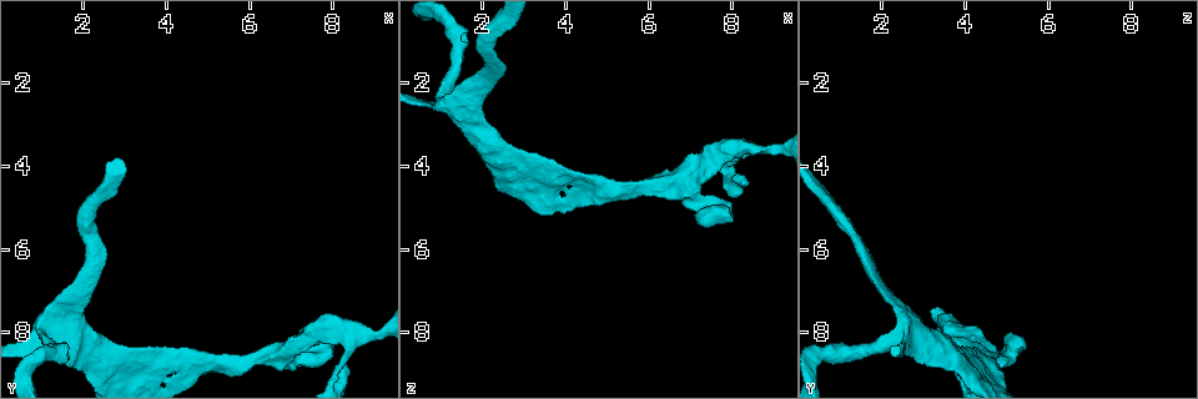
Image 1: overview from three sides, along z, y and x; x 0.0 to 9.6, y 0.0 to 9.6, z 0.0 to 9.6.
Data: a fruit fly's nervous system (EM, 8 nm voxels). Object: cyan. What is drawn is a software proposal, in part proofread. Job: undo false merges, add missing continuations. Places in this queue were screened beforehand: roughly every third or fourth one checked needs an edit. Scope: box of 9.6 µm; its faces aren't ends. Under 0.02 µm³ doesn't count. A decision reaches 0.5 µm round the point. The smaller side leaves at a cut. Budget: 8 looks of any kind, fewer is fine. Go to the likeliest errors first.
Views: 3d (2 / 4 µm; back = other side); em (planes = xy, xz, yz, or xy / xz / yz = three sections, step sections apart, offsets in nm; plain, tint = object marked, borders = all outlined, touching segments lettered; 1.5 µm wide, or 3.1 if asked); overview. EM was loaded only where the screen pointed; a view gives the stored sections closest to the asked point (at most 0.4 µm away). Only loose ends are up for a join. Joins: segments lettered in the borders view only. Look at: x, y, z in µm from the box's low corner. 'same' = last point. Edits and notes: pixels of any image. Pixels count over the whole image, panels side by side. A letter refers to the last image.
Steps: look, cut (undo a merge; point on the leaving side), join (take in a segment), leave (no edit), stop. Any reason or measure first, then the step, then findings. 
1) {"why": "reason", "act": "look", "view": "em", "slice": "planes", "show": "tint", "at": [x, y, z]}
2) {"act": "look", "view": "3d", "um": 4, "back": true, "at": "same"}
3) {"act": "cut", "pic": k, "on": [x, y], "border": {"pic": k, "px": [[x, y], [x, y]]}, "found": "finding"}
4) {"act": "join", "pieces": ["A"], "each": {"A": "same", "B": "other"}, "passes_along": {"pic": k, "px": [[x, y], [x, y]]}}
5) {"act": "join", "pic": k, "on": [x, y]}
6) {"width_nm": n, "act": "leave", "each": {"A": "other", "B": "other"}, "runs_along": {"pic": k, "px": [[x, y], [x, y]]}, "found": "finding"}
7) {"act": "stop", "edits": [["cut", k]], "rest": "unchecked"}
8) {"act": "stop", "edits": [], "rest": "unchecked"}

{"act": "look", "view": "em", "slice": "planes", "show": "borders", "at": [8.30, 8.70, 4.35]}

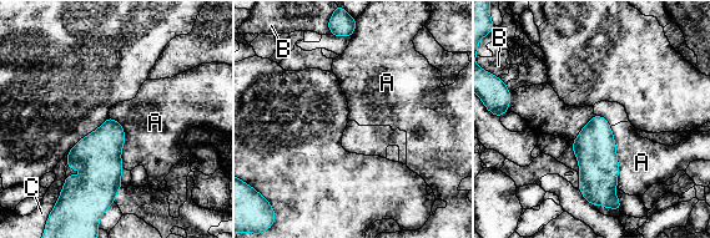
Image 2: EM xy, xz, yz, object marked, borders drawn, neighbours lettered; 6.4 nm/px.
{"act": "leave", "each": {"A": "other", "B": "other", "C": "other"}, "border": {"pic": 2, "px": [[610, 127], [618, 165], [618, 185]]}, "found": "no lettered segment goes on from it"}

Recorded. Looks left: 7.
{"why": "sudden change in width", "act": "look", "view": "em", "slice": "planes", "show": "plain", "at": [1.10, 8.25, 2.55]}

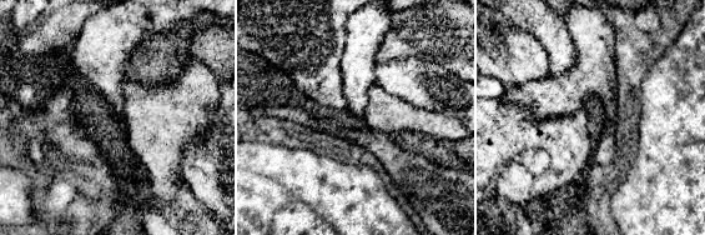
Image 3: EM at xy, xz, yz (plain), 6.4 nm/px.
{"why": "what lies round it", "act": "look", "view": "em", "slice": "planes", "show": "borders", "at": "same"}

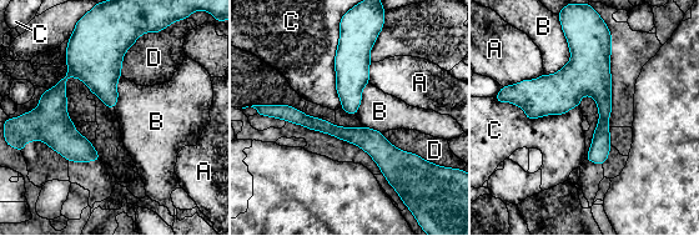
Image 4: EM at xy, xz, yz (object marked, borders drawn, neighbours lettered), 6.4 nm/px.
{"longest_contact_nm": ["C", 480], "act": "leave", "each": {"A": "other", "B": "other", "C": "other", "D": "other"}, "runs_along": {"pic": 4, "px": [[127, 44], [64, 79], [38, 135]]}, "found": "all the same neuron"}

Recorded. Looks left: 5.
{"why": "branch stops here", "act": "look", "view": "em", "slice": "planes", "show": "plain", "at": [3.35, 8.40, 3.75]}

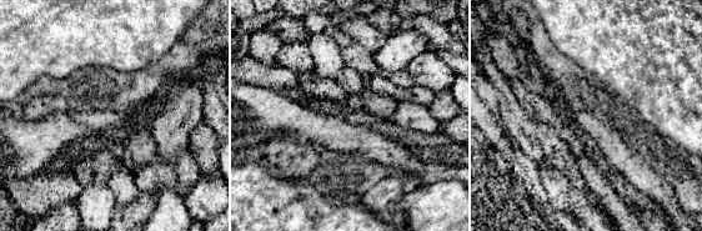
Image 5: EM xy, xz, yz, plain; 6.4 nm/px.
{"act": "look", "view": "em", "slice": "planes", "show": "borders", "at": "same"}

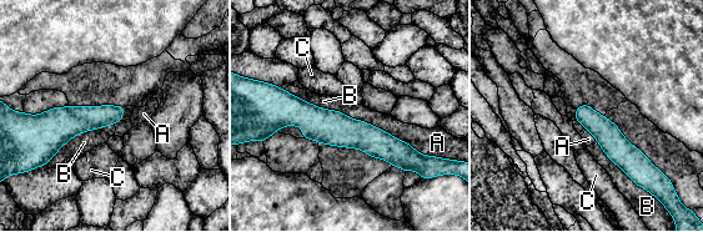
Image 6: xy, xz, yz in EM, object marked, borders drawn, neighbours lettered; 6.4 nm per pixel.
{"act": "leave", "each": {"A": "other", "B": "other", "C": "other"}, "border": {"pic": 6, "px": [[114, 124], [74, 135], [54, 155]]}, "found": "none of them fits"}

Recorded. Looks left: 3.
{"act": "stop", "edits": [], "rest": "unchecked"}

